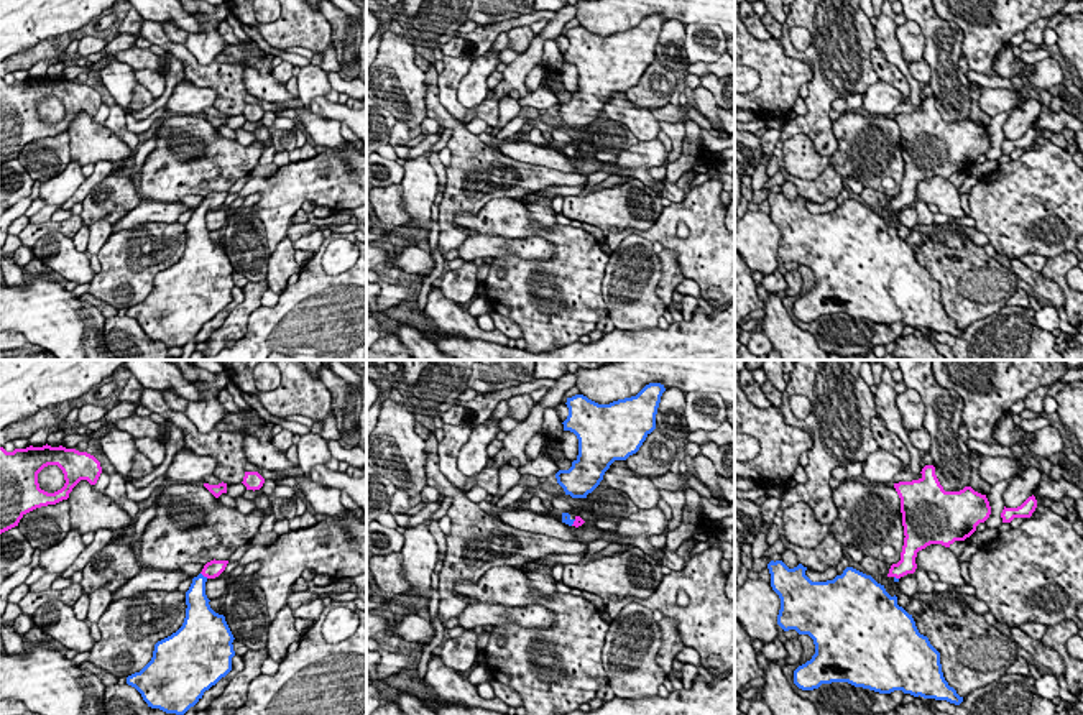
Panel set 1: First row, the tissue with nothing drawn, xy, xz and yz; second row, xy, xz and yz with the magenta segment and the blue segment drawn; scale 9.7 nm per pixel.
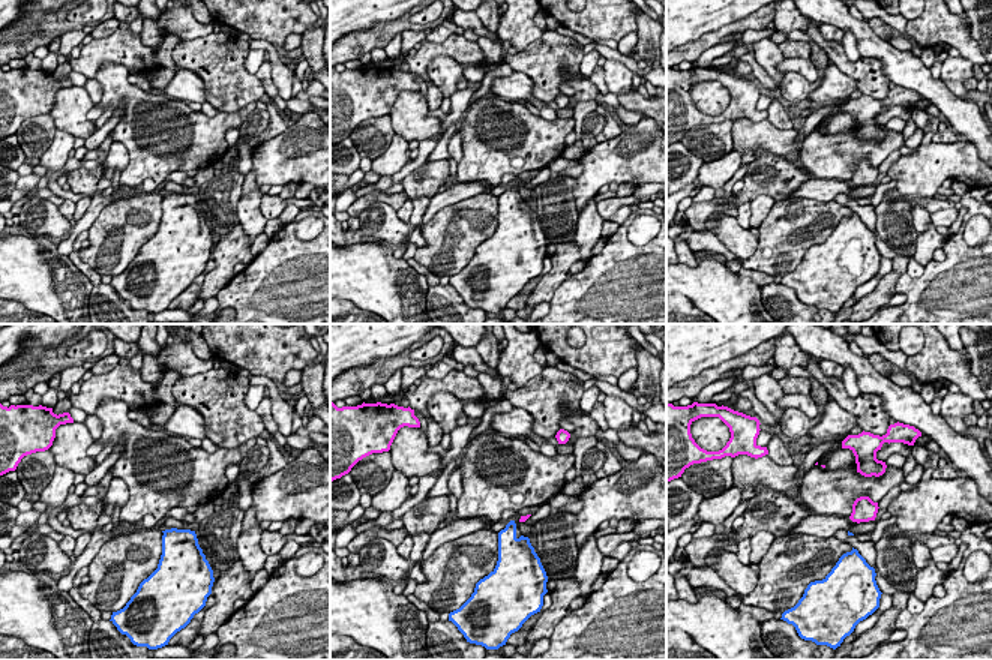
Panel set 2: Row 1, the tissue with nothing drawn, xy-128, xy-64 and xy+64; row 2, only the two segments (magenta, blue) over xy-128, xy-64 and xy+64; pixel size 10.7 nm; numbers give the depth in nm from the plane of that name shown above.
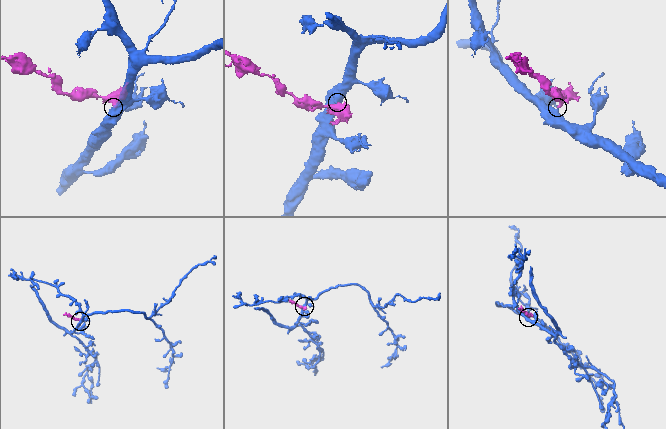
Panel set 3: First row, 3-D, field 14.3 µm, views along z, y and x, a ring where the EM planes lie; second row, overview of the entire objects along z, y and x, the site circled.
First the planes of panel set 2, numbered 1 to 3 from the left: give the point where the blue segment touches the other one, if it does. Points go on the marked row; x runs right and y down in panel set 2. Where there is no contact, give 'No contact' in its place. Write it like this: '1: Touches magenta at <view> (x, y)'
1: No contact
2: No contact
3: No contact

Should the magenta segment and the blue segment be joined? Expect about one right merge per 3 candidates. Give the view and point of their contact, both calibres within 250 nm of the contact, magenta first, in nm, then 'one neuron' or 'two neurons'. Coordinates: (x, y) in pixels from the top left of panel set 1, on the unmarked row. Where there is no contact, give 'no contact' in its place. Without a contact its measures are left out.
meets magenta in xy at (204, 207); 170 nm thick on the magenta side, 220 nm on the other; one neuron

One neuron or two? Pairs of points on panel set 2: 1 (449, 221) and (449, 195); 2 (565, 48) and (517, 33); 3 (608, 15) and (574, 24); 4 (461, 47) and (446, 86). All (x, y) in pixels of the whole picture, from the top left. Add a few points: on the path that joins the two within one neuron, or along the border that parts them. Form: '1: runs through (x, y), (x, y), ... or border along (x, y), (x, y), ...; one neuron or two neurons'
1: border along (482, 192), (446, 204), (420, 227); two neurons
2: border along (545, 32), (539, 36); two neurons
3: runs through (599, 20), (583, 23); one neuron
4: border along (461, 65), (447, 56), (435, 56), (426, 72); two neurons

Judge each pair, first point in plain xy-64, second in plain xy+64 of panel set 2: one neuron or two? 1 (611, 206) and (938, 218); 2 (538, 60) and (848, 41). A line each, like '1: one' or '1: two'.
1: two
2: two

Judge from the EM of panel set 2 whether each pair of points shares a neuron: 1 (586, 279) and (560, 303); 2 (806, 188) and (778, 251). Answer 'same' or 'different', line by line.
1: same
2: different

